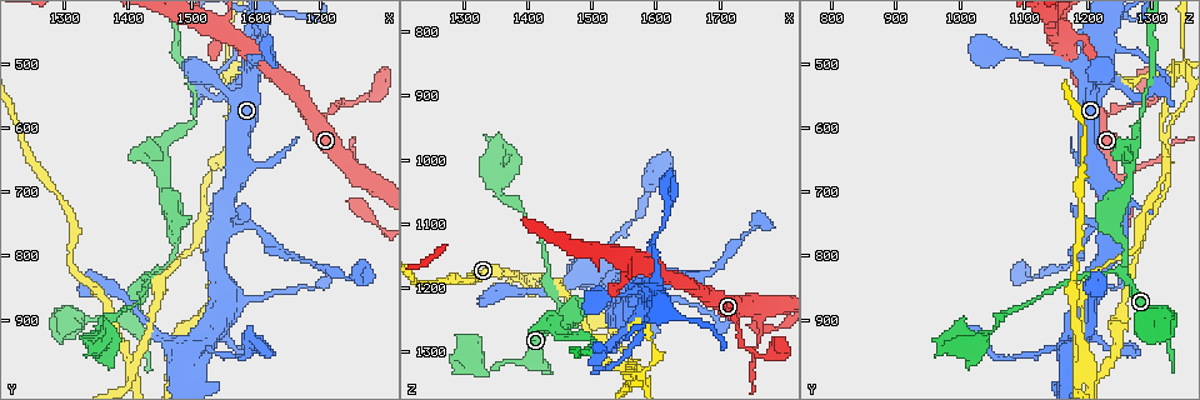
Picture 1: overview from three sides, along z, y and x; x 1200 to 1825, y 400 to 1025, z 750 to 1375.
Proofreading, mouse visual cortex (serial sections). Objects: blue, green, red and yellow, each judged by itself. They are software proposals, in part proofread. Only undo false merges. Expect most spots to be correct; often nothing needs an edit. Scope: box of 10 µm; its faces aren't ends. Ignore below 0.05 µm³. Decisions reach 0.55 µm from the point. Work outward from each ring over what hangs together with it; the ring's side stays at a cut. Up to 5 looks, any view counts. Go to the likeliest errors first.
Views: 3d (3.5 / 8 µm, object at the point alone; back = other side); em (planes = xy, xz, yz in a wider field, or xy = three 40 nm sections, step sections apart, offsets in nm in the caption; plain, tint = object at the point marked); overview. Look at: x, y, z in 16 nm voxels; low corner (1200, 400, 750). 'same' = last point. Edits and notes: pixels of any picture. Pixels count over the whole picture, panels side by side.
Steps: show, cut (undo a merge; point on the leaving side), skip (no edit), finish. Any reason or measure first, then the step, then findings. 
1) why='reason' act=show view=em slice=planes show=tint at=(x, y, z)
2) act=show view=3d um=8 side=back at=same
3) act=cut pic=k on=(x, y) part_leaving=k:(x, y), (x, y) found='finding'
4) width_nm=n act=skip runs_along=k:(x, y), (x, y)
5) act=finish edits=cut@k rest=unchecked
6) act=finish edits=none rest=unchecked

why='four or more arms meet' act=show view=3d um=3.5 at=(1400, 960, 1200)

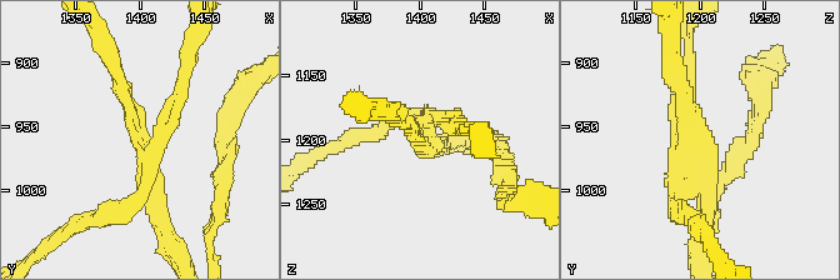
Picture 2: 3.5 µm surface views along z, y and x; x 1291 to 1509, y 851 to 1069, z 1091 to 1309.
arms=4 arm_widths_nm=200,200,200,200 act=show view=em slice=xy step=1 show=tint at=(1398, 958, 1198)

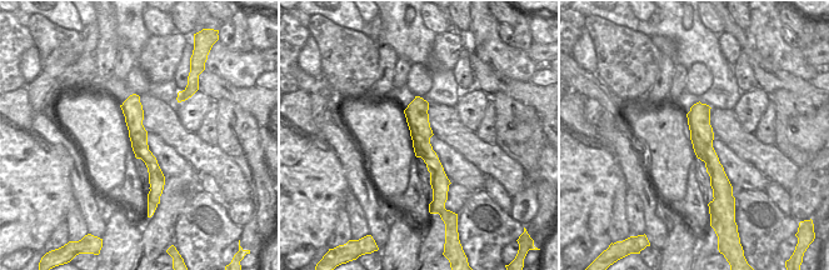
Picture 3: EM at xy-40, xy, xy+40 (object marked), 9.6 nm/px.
width_nm=220 act=cut pic=2 on=(120, 208) part_leaving=2:(146, 154), (170, 128), (189, 46) found='two cells meet here'

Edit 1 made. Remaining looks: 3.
act=show view=overview

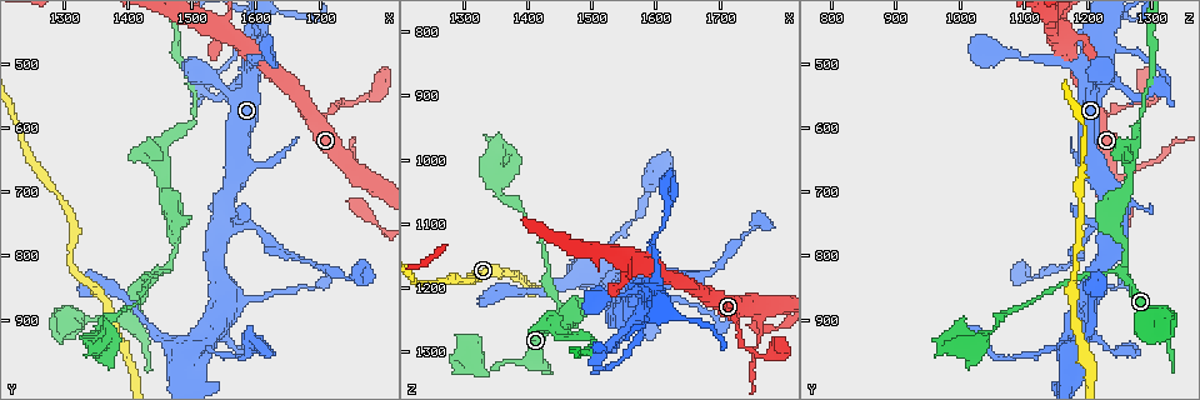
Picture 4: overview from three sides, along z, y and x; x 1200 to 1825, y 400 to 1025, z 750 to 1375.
why='arms part here' act=show view=3d um=8 at=(1445, 825, 1260)

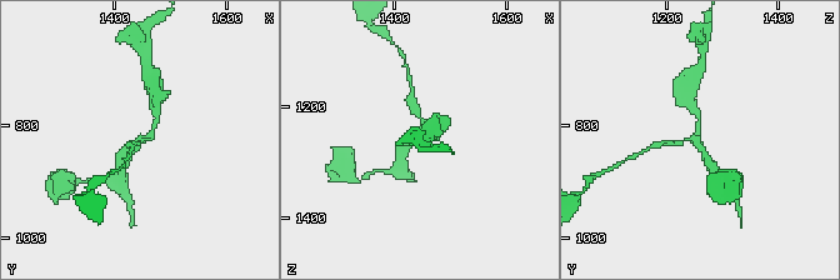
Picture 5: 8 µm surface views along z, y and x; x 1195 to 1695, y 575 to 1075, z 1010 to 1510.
act=show view=3d um=3.5 at=same

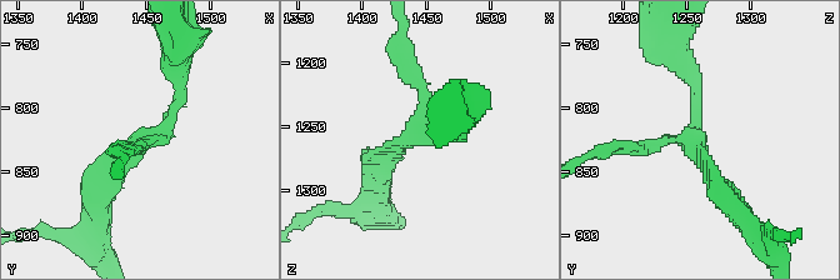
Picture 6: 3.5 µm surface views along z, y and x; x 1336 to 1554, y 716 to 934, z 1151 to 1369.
arm_widths_nm=150,150,250 act=skip runs_along=6:(96, 200), (165, 128), (181, 78) found='all the same cell'

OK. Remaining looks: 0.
act=finish edits=cut@2 rest=unchecked

